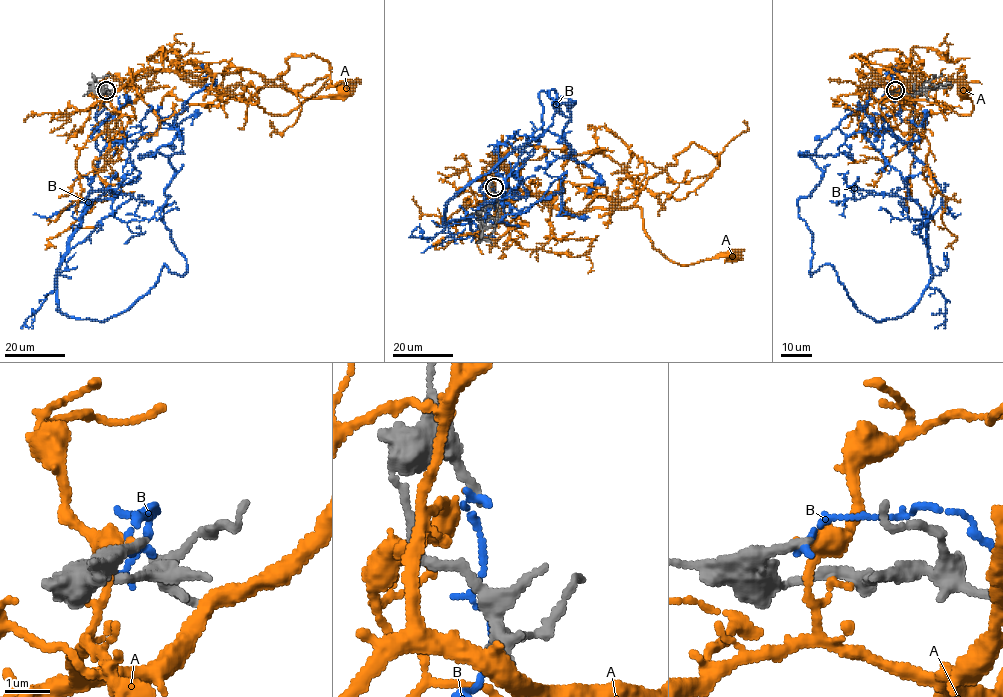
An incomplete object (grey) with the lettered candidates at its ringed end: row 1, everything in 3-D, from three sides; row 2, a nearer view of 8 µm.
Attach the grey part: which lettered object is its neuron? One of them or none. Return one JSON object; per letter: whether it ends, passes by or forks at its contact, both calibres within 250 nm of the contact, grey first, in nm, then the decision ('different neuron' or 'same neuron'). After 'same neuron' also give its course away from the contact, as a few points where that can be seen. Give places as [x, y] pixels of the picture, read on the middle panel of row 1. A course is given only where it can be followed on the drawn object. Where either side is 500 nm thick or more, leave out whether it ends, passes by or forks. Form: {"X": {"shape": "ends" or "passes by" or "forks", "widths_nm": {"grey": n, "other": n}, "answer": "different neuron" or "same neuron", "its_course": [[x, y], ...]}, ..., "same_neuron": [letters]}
{"A": {"shape": "passes by", "widths_nm": {"grey": 240, "other": 240}, "answer": "different neuron"}, "B": {"shape": "ends", "widths_nm": {"grey": 240, "other": 140}, "answer": "different neuron"}, "same_neuron": []}

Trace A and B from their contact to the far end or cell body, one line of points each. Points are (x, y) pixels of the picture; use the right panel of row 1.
A: (894, 91), (905, 99), (899, 72), (916, 71), (914, 101), (969, 115), (972, 101), (963, 88)
B: (895, 91), (941, 206), (920, 300), (875, 321), (810, 275), (798, 199), (823, 174), (799, 154), (927, 124)

